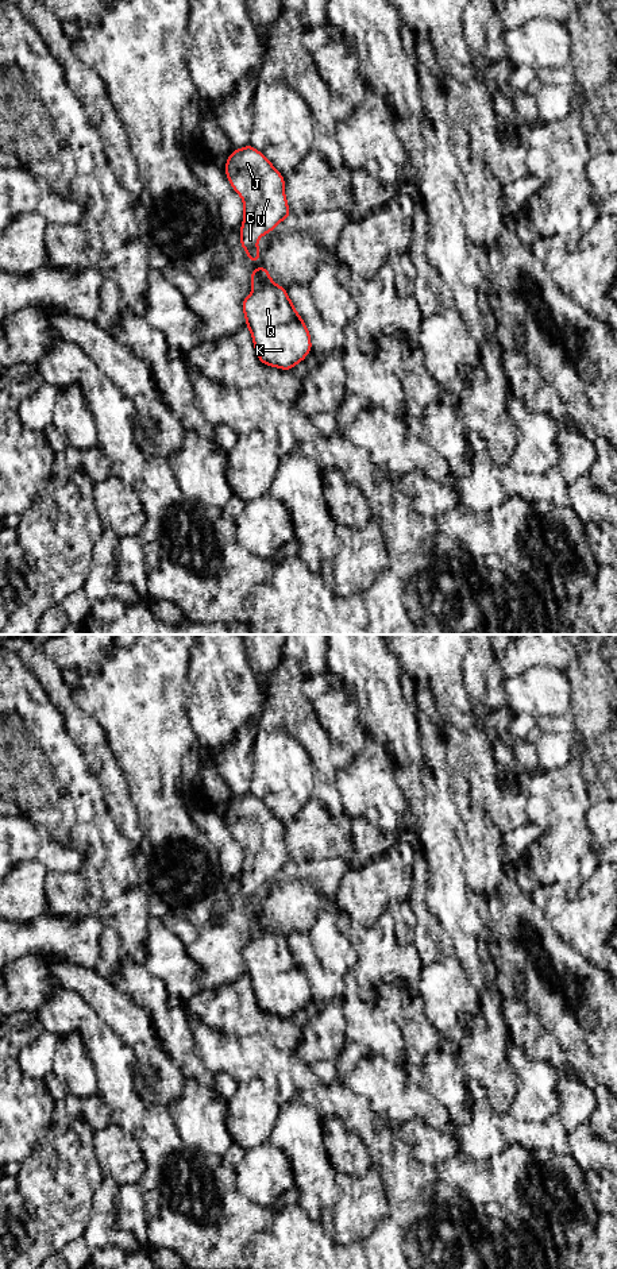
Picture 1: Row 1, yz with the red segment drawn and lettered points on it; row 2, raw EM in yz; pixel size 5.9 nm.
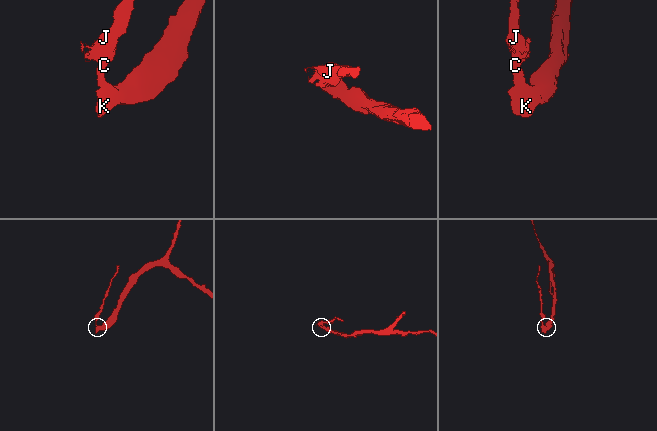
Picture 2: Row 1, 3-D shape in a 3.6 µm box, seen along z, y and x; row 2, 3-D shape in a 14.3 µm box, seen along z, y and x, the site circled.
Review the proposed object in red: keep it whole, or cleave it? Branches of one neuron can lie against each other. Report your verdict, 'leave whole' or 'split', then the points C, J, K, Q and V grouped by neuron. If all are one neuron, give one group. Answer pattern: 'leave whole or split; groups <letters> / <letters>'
split; groups C J V / K Q

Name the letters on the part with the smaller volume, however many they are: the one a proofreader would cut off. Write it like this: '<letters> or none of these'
C, J, V

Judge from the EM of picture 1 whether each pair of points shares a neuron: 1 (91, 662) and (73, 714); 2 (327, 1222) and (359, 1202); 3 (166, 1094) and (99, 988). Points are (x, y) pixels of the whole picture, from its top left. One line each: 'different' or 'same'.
1: different
2: same
3: same

